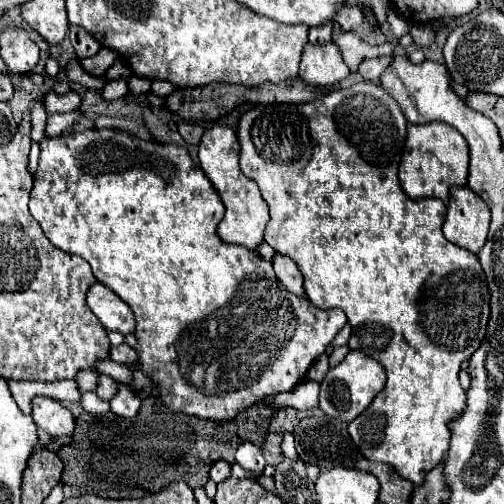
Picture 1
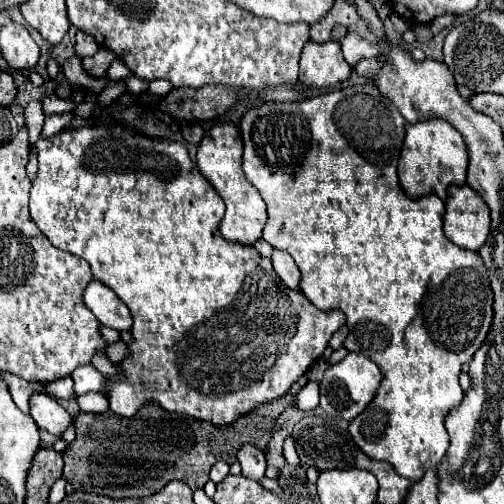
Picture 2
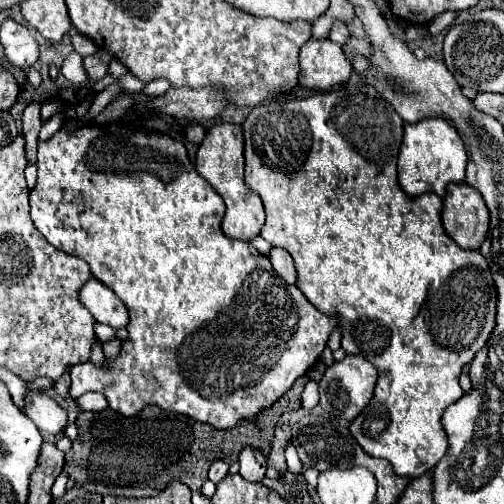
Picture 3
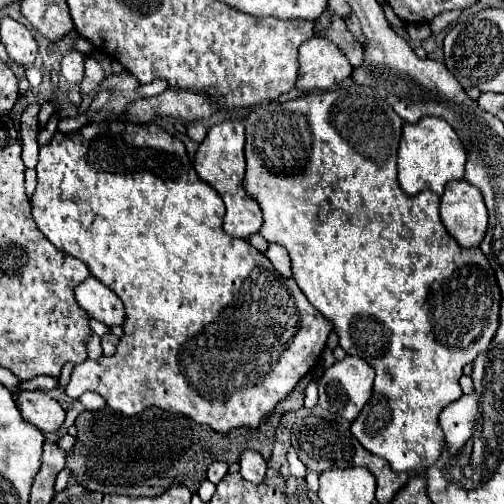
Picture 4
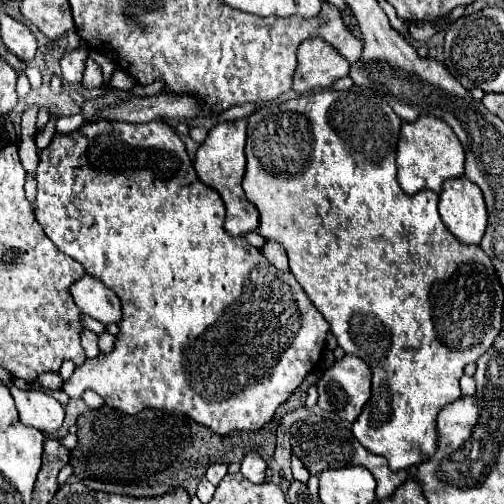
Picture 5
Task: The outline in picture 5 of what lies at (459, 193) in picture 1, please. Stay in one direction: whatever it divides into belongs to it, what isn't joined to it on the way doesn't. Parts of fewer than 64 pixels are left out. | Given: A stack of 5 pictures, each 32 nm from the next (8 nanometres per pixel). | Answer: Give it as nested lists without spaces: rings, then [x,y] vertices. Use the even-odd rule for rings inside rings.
[[[466,176],[444,182],[438,208],[442,222],[460,242],[476,244],[482,240],[488,212],[482,190],[474,182],[466,180]]]

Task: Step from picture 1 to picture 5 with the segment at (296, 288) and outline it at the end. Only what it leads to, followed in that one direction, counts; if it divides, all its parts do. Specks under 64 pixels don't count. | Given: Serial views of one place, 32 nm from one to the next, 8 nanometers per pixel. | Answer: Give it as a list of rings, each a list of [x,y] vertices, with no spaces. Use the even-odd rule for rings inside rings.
[[[266,240],[266,244],[262,246],[262,254],[280,270],[288,270],[288,258],[284,254],[284,248],[278,242]]]

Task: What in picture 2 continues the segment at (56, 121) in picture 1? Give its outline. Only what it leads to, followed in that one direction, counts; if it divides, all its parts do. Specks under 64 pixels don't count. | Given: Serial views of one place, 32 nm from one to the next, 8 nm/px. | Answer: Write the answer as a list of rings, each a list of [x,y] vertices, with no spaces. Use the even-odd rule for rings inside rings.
[[[54,114],[54,116],[48,116],[46,122],[44,122],[44,128],[42,128],[42,138],[50,138],[50,136],[62,132],[64,128],[68,128],[72,118],[74,118],[72,114]]]

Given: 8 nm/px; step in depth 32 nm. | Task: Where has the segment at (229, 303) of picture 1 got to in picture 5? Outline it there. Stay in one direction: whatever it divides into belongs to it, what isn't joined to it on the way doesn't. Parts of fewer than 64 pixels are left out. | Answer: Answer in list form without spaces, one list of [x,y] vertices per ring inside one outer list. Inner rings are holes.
[[[100,120],[100,122],[86,122],[86,124],[82,124],[76,132],[70,132],[70,134],[56,134],[56,136],[52,138],[52,142],[48,144],[48,148],[44,148],[44,152],[40,154],[40,164],[38,164],[36,180],[38,180],[36,220],[38,220],[40,226],[44,228],[46,236],[48,236],[64,254],[68,254],[70,258],[74,258],[76,262],[80,262],[82,268],[86,270],[86,274],[90,274],[90,276],[102,280],[110,290],[114,290],[116,296],[120,298],[120,304],[122,304],[122,318],[120,318],[120,322],[118,322],[120,332],[116,334],[114,350],[112,350],[110,354],[100,354],[100,356],[96,356],[94,360],[86,360],[80,368],[74,370],[74,374],[70,376],[70,382],[66,380],[64,386],[62,386],[62,390],[64,390],[70,398],[80,398],[82,392],[90,388],[90,390],[94,390],[96,394],[100,394],[100,396],[104,398],[104,402],[106,402],[110,408],[118,408],[118,410],[122,410],[122,412],[126,412],[126,414],[136,414],[136,412],[140,412],[140,410],[144,410],[144,408],[158,408],[158,410],[166,410],[166,412],[176,412],[176,410],[178,410],[178,412],[182,412],[182,414],[188,414],[188,416],[190,416],[192,420],[196,420],[198,424],[208,426],[214,434],[220,434],[220,436],[226,436],[226,434],[230,434],[230,432],[234,432],[234,430],[258,432],[264,424],[268,424],[268,422],[272,420],[276,408],[278,408],[282,402],[286,402],[286,400],[290,398],[290,394],[302,384],[302,380],[308,376],[308,372],[318,364],[318,360],[320,360],[320,356],[322,356],[322,350],[324,350],[324,338],[326,338],[326,334],[328,334],[328,330],[330,330],[328,322],[326,322],[324,316],[316,310],[316,306],[310,302],[308,294],[300,288],[300,284],[296,282],[296,278],[294,278],[292,272],[280,272],[278,268],[274,268],[272,264],[268,264],[268,260],[264,258],[264,254],[262,254],[258,248],[250,246],[250,244],[246,242],[246,238],[234,238],[234,236],[230,236],[230,234],[224,232],[224,226],[222,226],[222,224],[224,224],[224,202],[222,202],[220,194],[214,192],[214,188],[210,188],[210,186],[206,186],[204,182],[200,182],[200,178],[198,178],[196,172],[194,172],[192,160],[190,160],[190,156],[188,156],[188,152],[186,152],[186,148],[184,148],[184,142],[182,142],[182,140],[176,136],[176,132],[172,132],[170,126],[166,126],[164,122],[152,120],[152,122],[146,122],[146,124],[130,124],[130,122],[116,122],[116,120]]]

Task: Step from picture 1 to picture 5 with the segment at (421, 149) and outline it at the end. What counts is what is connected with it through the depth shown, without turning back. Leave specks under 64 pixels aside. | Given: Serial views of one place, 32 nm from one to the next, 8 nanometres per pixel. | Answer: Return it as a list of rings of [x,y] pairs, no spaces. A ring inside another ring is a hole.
[[[430,114],[418,116],[414,122],[404,122],[396,148],[398,184],[406,194],[416,194],[424,188],[440,192],[444,180],[464,174],[464,150],[448,124]]]

